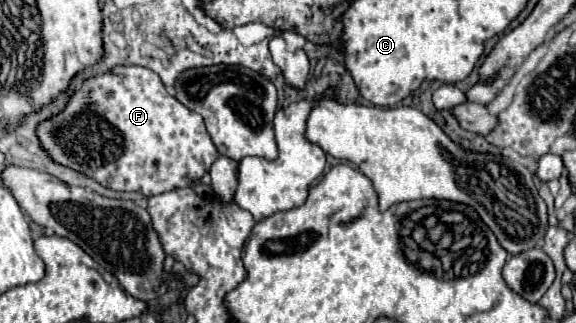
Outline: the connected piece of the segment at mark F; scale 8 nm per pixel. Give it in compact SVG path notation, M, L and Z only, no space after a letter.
M115 66L105 74L87 78L59 114L39 122L37 138L53 162L81 172L105 188L141 192L145 196L193 186L219 156L205 130L203 118L173 98L165 90L161 78L143 66Z

